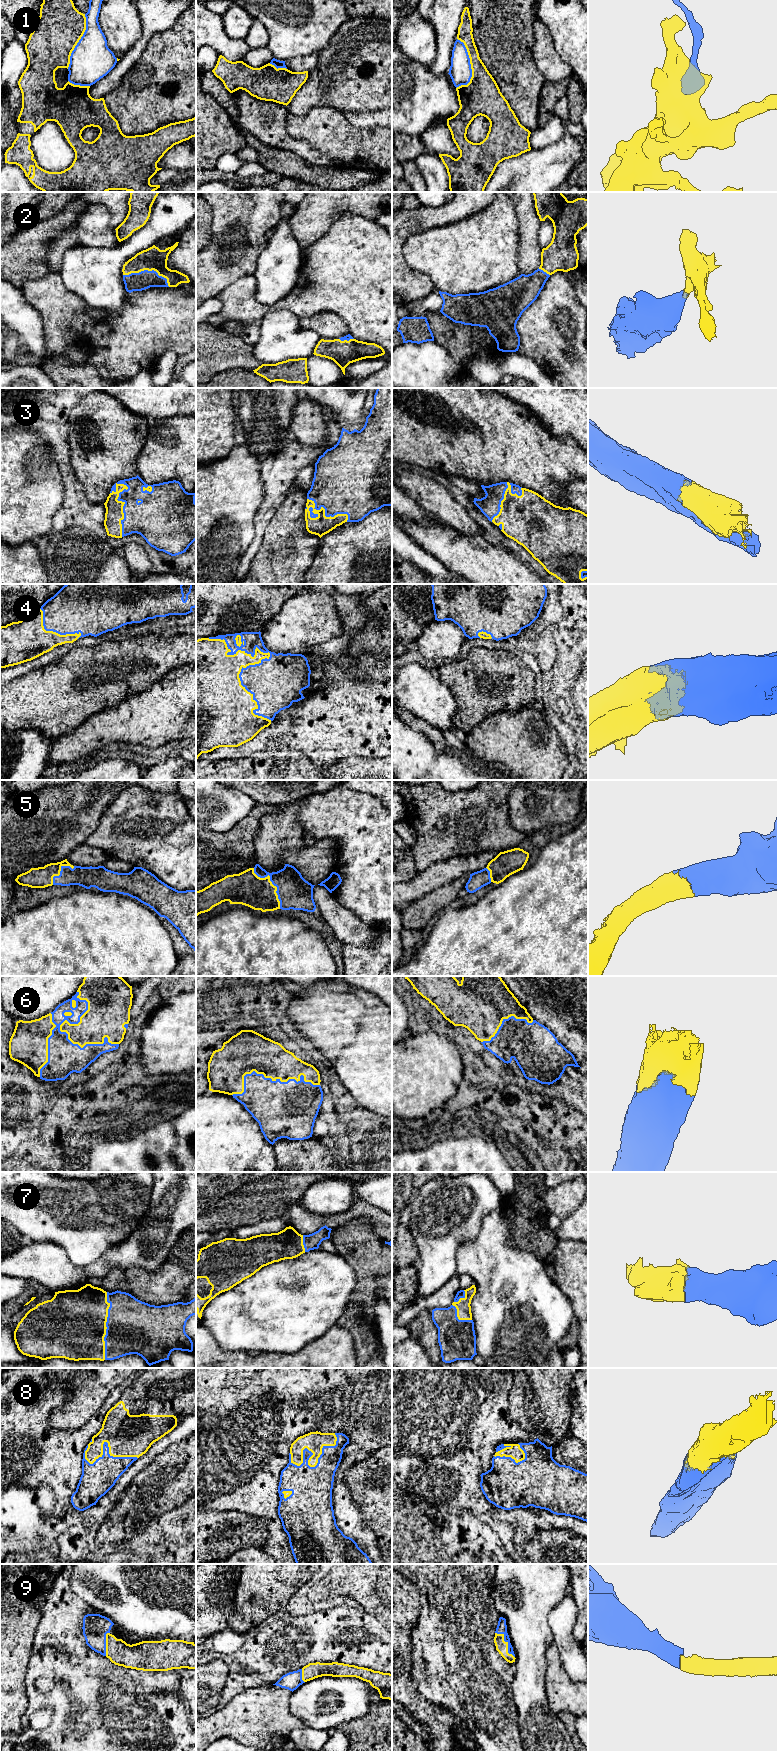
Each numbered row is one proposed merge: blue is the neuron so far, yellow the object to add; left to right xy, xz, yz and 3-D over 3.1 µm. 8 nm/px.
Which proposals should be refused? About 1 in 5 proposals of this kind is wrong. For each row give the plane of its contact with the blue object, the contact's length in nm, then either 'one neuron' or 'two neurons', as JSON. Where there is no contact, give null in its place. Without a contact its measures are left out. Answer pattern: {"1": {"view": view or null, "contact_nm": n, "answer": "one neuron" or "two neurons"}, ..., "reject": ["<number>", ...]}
{"1": {"view": "yz", "contact_nm": 400, "answer": "two neurons"}, "2": {"view": "xy", "contact_nm": 380, "answer": "one neuron"}, "3": {"view": "xz", "contact_nm": 380, "answer": "one neuron"}, "4": {"view": "xz", "contact_nm": 850, "answer": "one neuron"}, "5": {"view": "xz", "contact_nm": 400, "answer": "one neuron"}, "6": {"view": "xy", "contact_nm": 550, "answer": "one neuron"}, "7": {"view": "xy", "contact_nm": 550, "answer": "one neuron"}, "8": {"view": "xz", "contact_nm": 440, "answer": "one neuron"}, "9": {"view": "yz", "contact_nm": 260, "answer": "one neuron"}, "reject": ["1"]}

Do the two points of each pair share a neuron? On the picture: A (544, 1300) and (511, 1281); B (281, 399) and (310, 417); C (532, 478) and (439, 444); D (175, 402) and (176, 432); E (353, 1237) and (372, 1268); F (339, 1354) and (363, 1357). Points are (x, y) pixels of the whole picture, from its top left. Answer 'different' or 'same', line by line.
A: same
B: different
C: same
D: different
E: same
F: different

